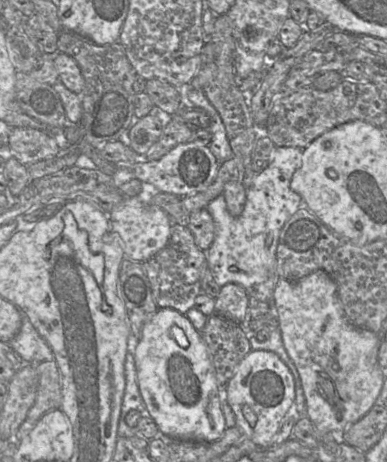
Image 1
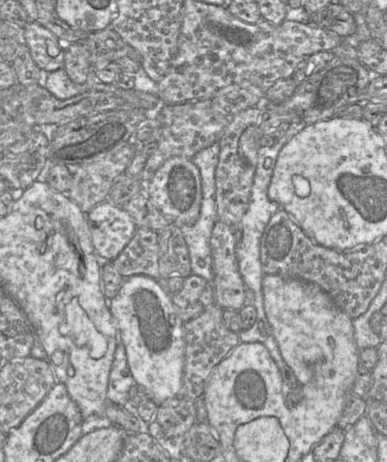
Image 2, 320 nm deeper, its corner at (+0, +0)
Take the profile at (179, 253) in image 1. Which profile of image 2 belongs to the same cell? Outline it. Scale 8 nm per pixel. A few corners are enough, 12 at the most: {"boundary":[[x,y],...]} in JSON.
{"boundary":[[137,228],[111,262],[124,278],[159,280],[157,232]]}

